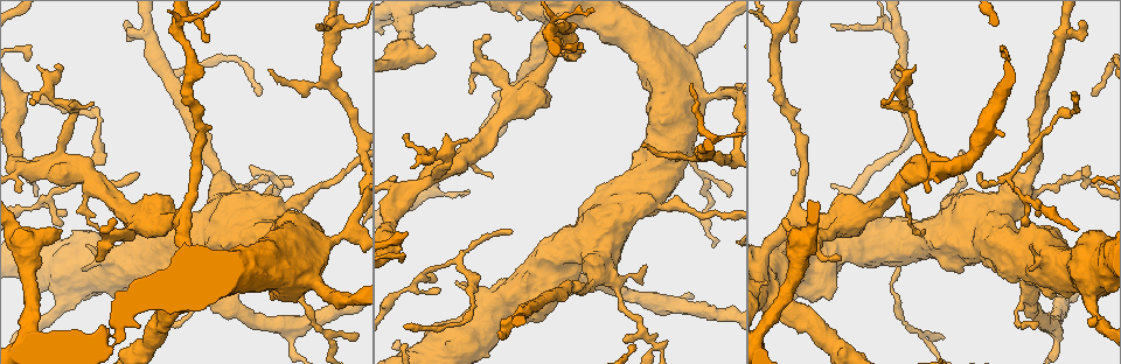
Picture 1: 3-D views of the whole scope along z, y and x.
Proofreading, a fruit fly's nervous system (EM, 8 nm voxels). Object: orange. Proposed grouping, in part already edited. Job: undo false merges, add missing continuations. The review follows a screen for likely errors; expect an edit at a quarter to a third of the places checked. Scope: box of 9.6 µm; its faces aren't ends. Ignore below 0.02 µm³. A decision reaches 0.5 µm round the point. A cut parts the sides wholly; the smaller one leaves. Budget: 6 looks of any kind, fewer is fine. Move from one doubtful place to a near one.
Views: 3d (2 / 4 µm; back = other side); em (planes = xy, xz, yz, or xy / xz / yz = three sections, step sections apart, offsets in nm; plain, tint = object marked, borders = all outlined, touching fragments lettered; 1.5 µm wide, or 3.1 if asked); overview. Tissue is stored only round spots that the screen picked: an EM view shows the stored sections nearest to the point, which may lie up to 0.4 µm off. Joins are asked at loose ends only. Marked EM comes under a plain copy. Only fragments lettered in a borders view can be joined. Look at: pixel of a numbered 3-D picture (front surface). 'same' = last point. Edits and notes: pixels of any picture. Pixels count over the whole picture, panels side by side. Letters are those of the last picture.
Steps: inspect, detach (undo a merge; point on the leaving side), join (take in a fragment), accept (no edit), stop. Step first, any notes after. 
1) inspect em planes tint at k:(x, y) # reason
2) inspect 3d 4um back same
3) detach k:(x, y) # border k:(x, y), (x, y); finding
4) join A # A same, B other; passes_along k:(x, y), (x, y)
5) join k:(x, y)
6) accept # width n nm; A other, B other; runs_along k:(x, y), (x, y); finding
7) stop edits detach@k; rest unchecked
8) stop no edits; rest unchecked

inspect em xy step 4 tint at 1:(272, 188)

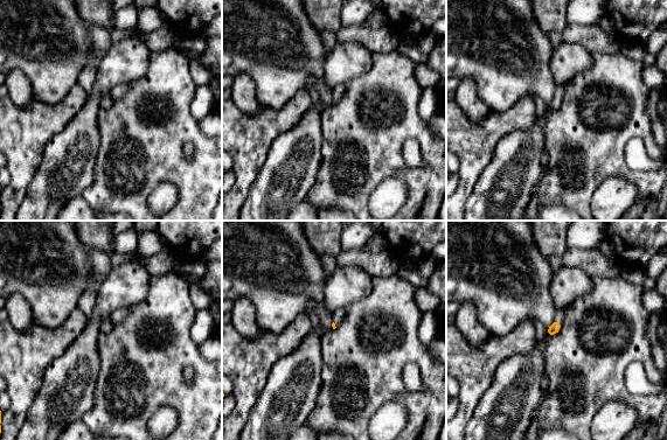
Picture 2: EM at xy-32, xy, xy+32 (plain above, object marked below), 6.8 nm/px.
inspect em xy step 4 borders same # what lies round it

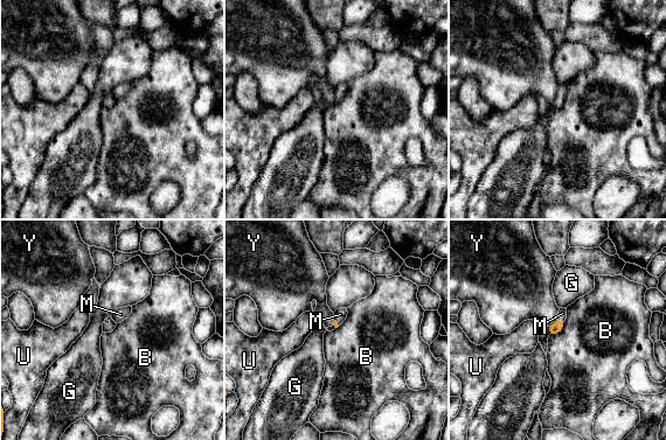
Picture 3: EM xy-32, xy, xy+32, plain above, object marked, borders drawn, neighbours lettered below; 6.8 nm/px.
join M # B other, G other, M same, U other, Y other; passes_along 3:(556, 328), (560, 319), (562, 313); it goes on there

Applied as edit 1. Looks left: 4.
inspect overview

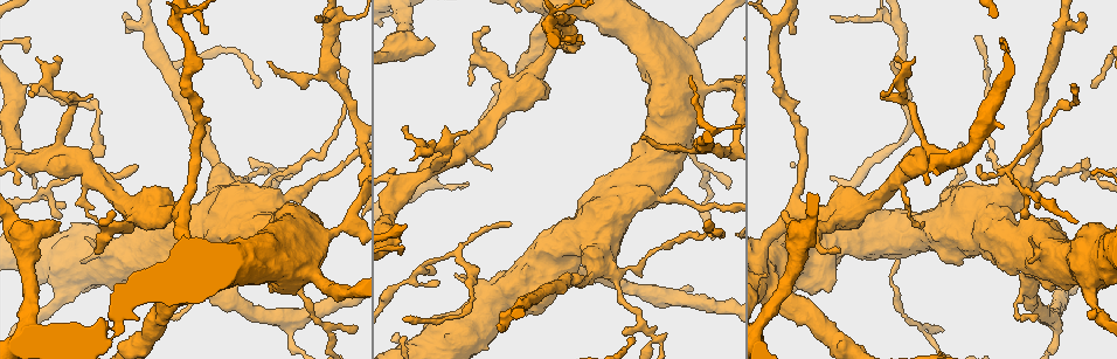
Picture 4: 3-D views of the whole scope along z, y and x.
inspect 3d 4um at 4:(282, 177)

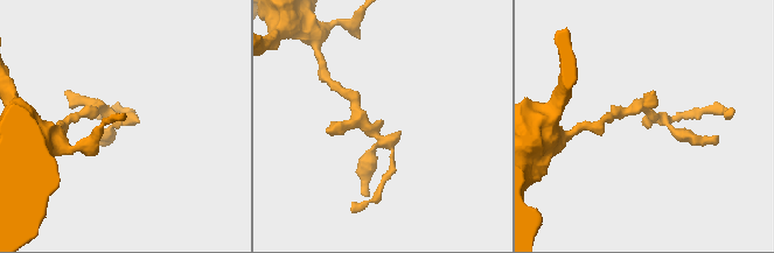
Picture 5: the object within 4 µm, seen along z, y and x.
inspect em xz step 8 tint at 5:(660, 116)

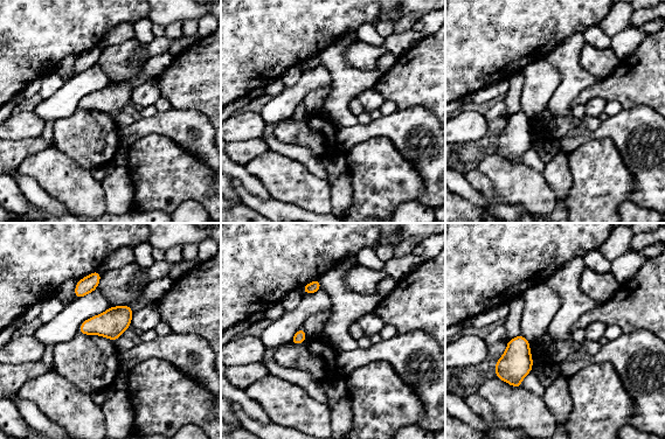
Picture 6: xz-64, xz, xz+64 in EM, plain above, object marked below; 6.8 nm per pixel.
inspect em yz step 8 borders same # cut it another way

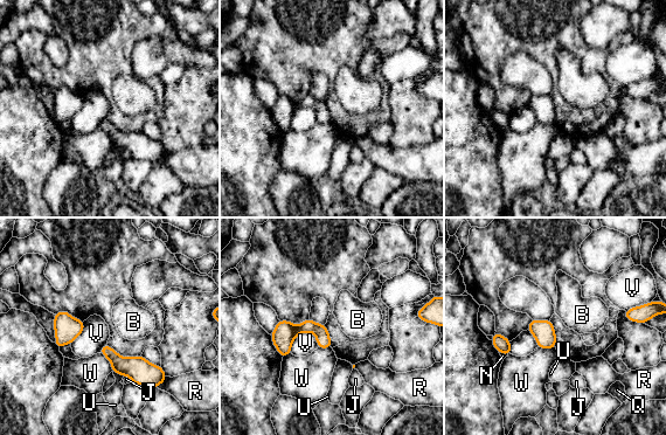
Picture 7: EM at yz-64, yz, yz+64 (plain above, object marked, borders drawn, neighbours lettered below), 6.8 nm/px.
accept # B other, J other, N other, Q other, R other, U other, V other, W other; border 7:(316, 333), (300, 332), (290, 352); continuous, no second neuron

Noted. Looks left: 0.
stop edits join@3; rest unchecked

